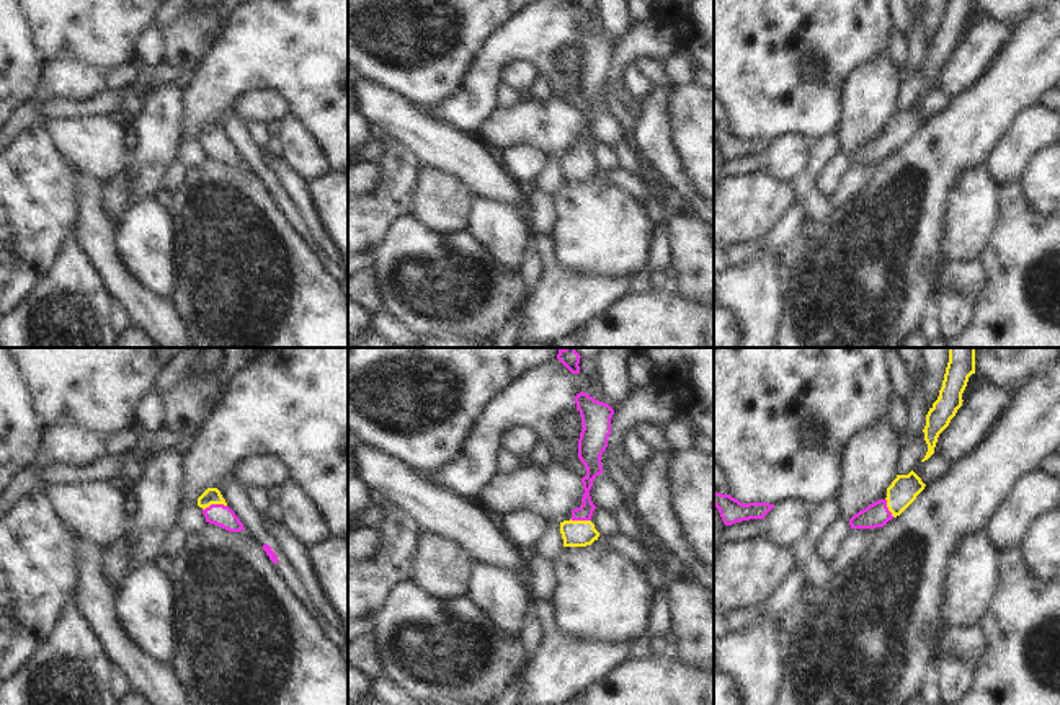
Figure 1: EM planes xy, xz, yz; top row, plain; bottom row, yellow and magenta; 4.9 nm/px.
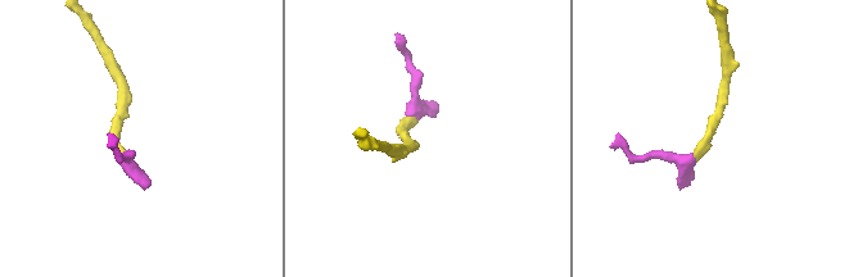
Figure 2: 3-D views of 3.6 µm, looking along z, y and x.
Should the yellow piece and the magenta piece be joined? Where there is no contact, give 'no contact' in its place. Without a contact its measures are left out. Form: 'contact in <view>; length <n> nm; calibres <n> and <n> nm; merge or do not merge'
contact in xy; length 120 nm; calibres 80 and 110 nm; merge

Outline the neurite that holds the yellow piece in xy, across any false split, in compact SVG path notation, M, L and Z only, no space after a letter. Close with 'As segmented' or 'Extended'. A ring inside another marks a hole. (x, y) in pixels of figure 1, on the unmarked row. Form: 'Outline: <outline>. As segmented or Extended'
Outline: M207 122L198 132L198 140L203 144L206 157L209 158L216 158L229 166L240 166L245 163L217 122Z. Extended.

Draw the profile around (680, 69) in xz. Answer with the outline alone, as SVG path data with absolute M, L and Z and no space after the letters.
M675 51L666 60L660 62L671 86L696 83L696 67L688 55Z

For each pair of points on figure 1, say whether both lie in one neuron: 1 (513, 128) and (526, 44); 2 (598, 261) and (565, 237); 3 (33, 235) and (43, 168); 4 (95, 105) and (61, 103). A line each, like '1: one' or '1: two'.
1: two
2: one
3: one
4: one

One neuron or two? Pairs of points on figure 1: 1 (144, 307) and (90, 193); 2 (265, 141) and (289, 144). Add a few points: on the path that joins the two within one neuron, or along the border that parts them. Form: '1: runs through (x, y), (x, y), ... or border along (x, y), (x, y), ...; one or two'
1: runs through (118, 279), (103, 257), (92, 221); one
2: border along (271, 137), (273, 146); two

